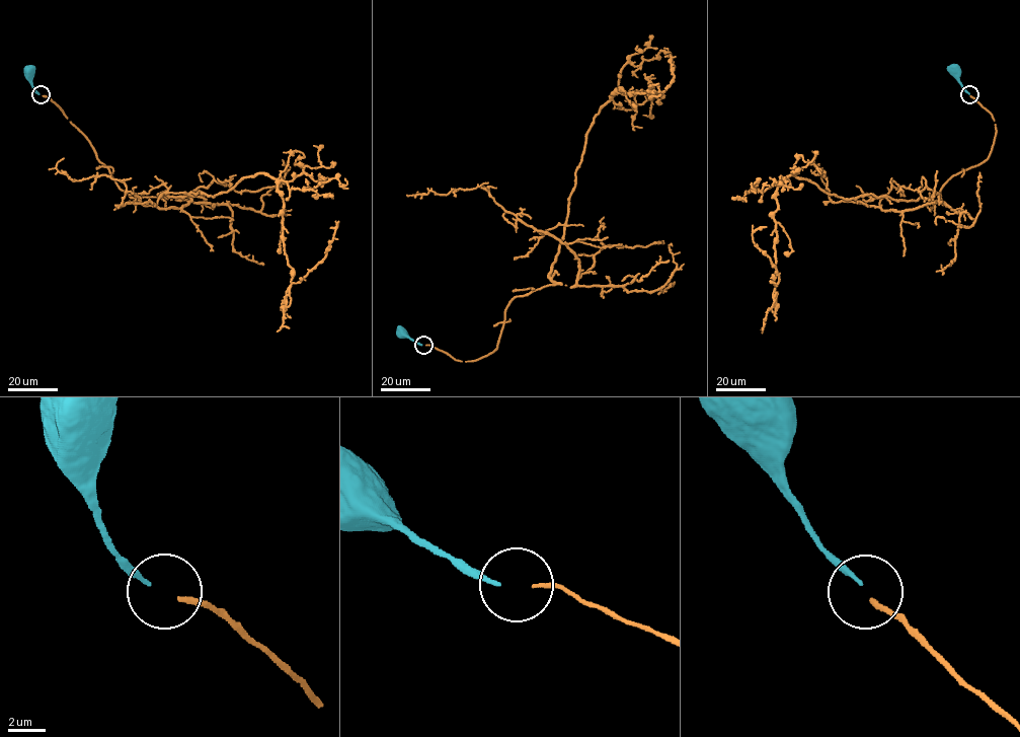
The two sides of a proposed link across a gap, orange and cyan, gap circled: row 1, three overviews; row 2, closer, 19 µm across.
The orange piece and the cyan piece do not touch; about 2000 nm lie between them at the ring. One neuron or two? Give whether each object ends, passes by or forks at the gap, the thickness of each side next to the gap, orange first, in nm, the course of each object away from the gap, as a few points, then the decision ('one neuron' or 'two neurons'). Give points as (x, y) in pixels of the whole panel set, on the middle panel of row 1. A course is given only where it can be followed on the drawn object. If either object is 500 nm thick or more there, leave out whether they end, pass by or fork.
orange ends | cyan ends | 240/220 nm | orange via (425, 345), (495, 350), (513, 299), (555, 283), (599, 108), (663, 92), (675, 67) | cyan via (421, 345), (403, 332) | one neuron

